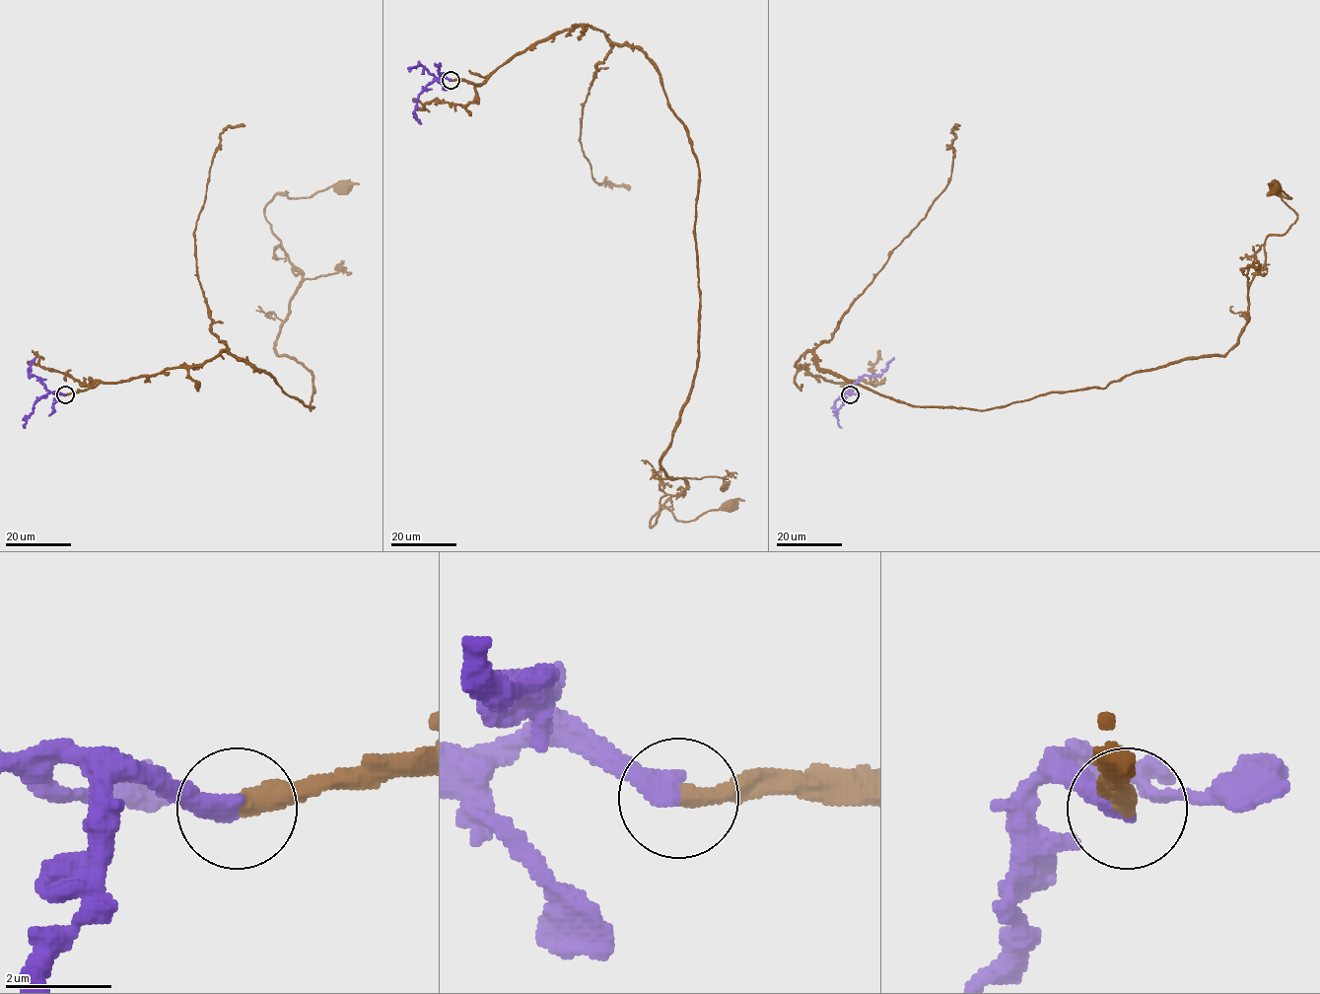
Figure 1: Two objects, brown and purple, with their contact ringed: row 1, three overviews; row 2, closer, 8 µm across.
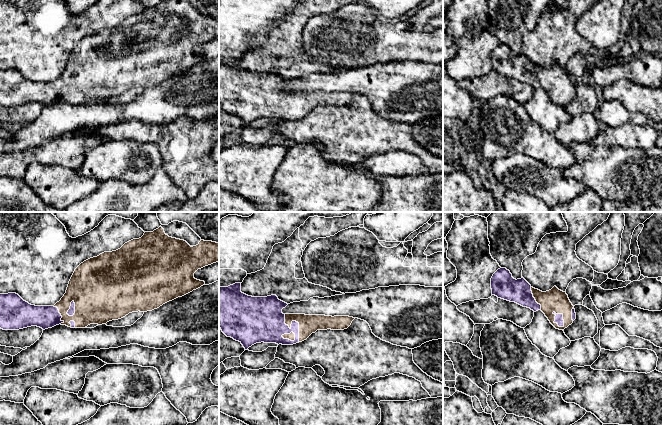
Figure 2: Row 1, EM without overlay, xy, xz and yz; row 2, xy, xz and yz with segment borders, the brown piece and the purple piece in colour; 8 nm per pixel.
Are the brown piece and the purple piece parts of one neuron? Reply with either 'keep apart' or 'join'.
join

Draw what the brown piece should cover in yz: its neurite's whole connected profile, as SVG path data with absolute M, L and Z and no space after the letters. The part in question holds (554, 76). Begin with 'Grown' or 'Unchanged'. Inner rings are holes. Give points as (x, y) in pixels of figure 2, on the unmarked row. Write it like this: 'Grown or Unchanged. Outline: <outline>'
Grown. Outline: M506 44L498 45L491 54L492 71L498 74L515 78L523 83L530 84L534 88L541 86L550 99L559 106L564 106L576 95L574 82L570 78L566 68L554 62L551 66L542 68L533 64L524 54L514 55Z

